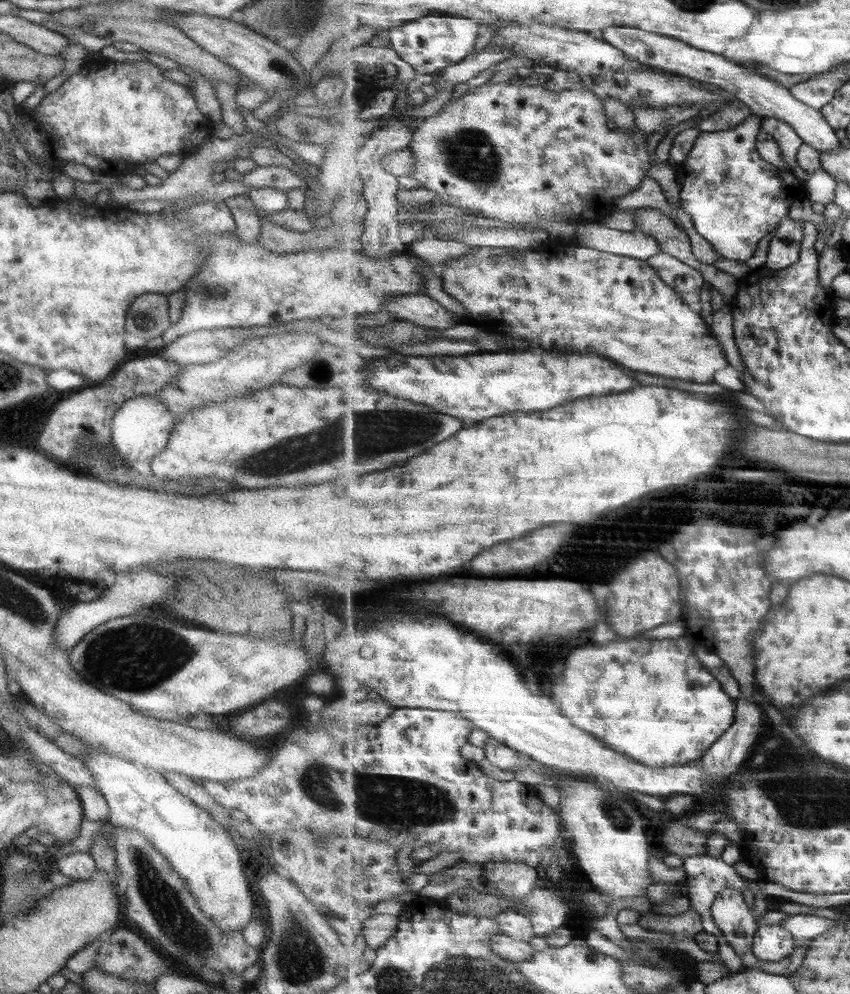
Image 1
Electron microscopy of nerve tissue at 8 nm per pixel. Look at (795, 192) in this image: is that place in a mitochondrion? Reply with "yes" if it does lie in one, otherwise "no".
no

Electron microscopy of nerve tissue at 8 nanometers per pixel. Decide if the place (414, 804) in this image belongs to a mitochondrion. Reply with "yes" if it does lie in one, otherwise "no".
yes

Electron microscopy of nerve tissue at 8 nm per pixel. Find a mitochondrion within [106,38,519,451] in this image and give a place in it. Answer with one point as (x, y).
(468, 154)

